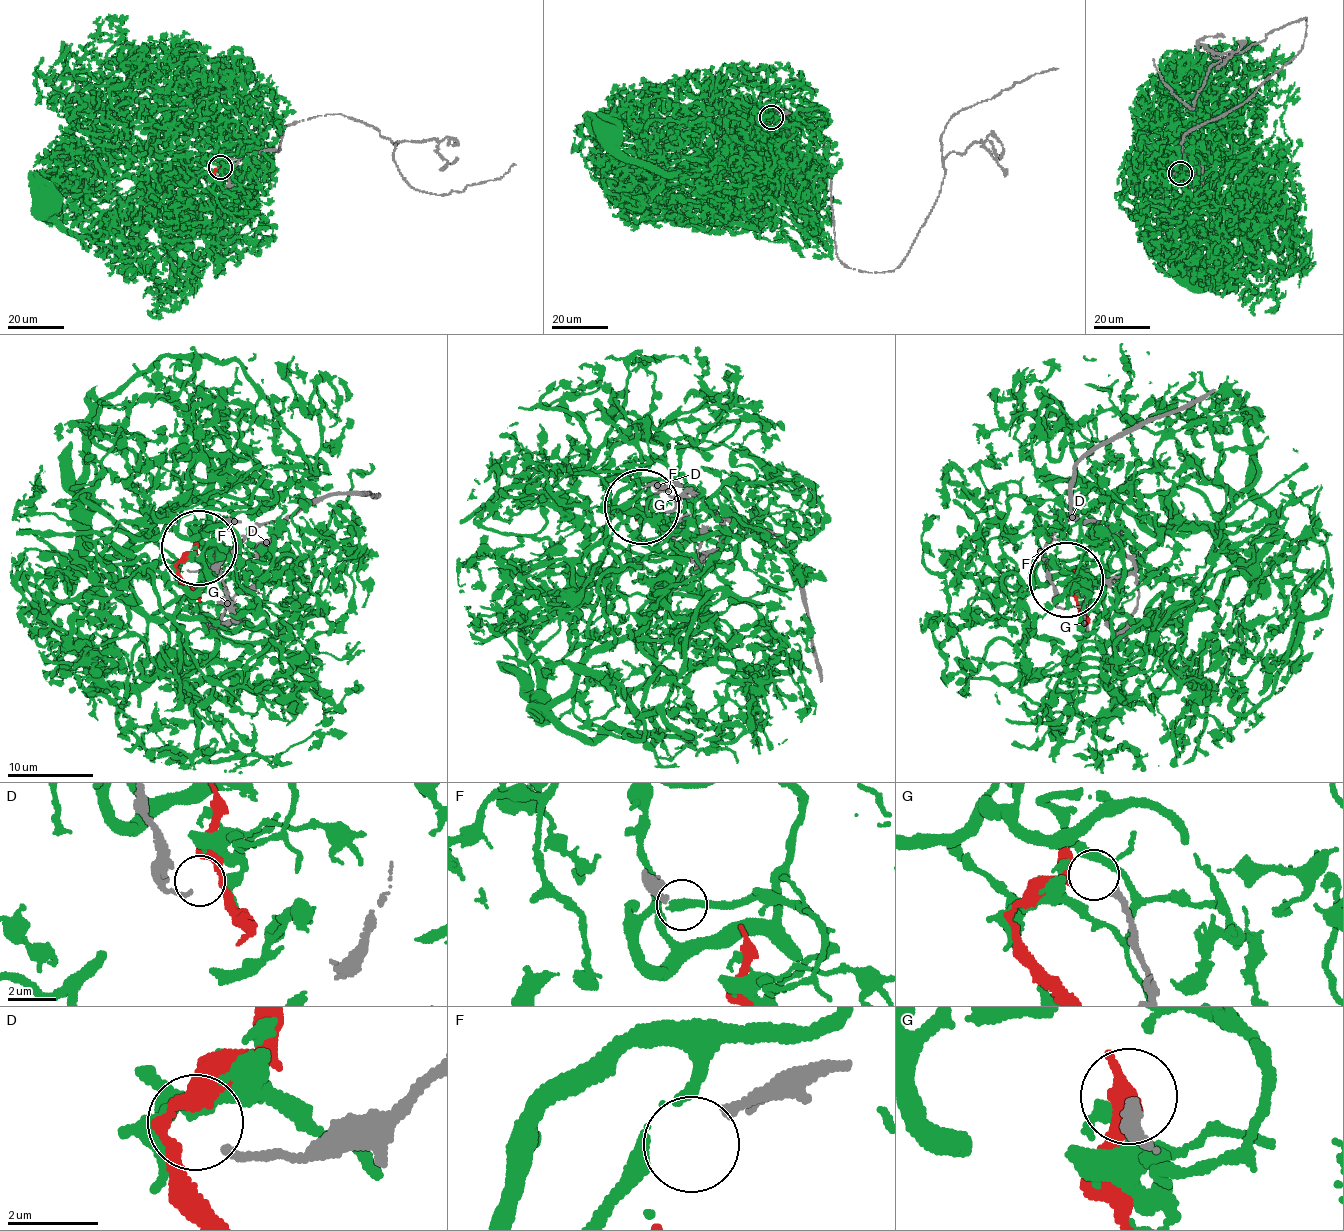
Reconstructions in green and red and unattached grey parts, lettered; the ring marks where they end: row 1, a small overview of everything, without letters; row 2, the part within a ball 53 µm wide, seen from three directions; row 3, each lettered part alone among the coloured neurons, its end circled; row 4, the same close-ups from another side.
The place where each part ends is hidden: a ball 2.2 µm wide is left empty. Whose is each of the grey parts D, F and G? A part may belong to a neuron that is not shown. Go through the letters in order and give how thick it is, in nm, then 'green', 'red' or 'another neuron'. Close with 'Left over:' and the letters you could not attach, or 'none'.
D: 170 nm thick; another neuron
F: 240 nm thick; another neuron
G: 320 nm thick; red
Left over: D, F

